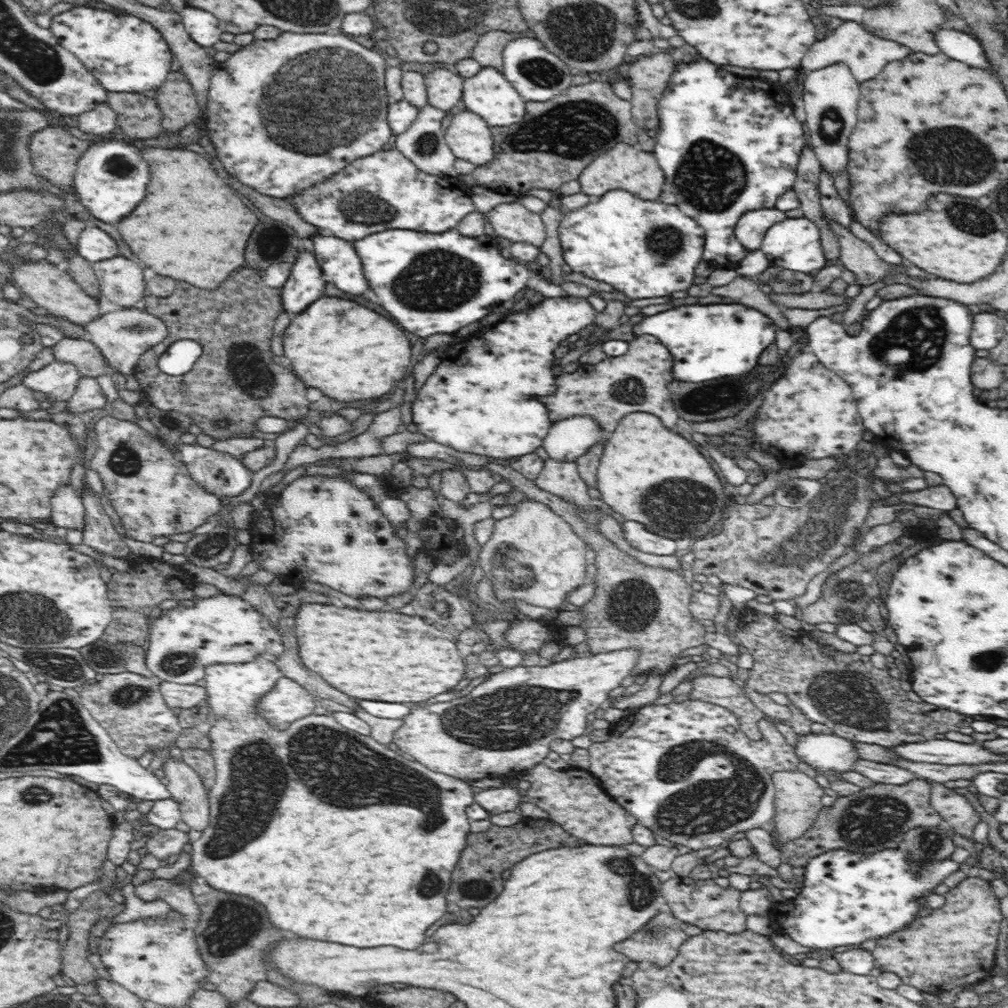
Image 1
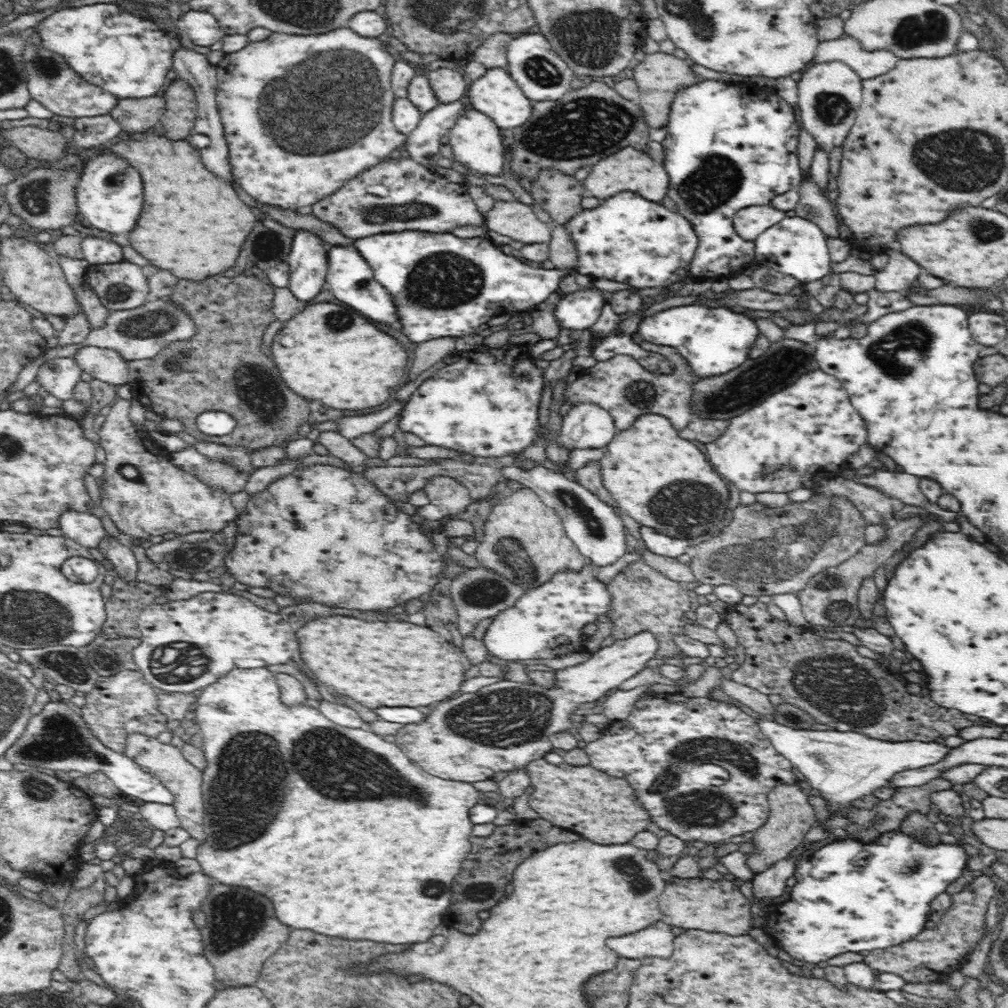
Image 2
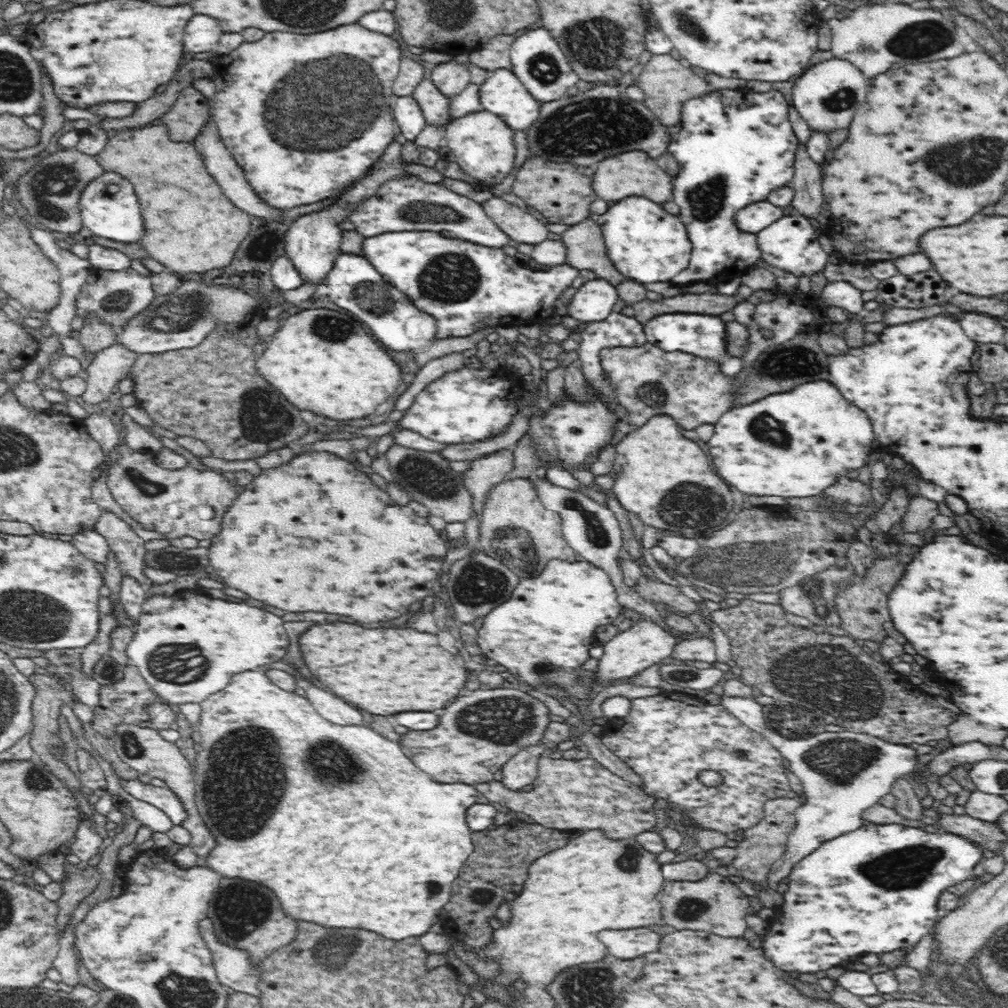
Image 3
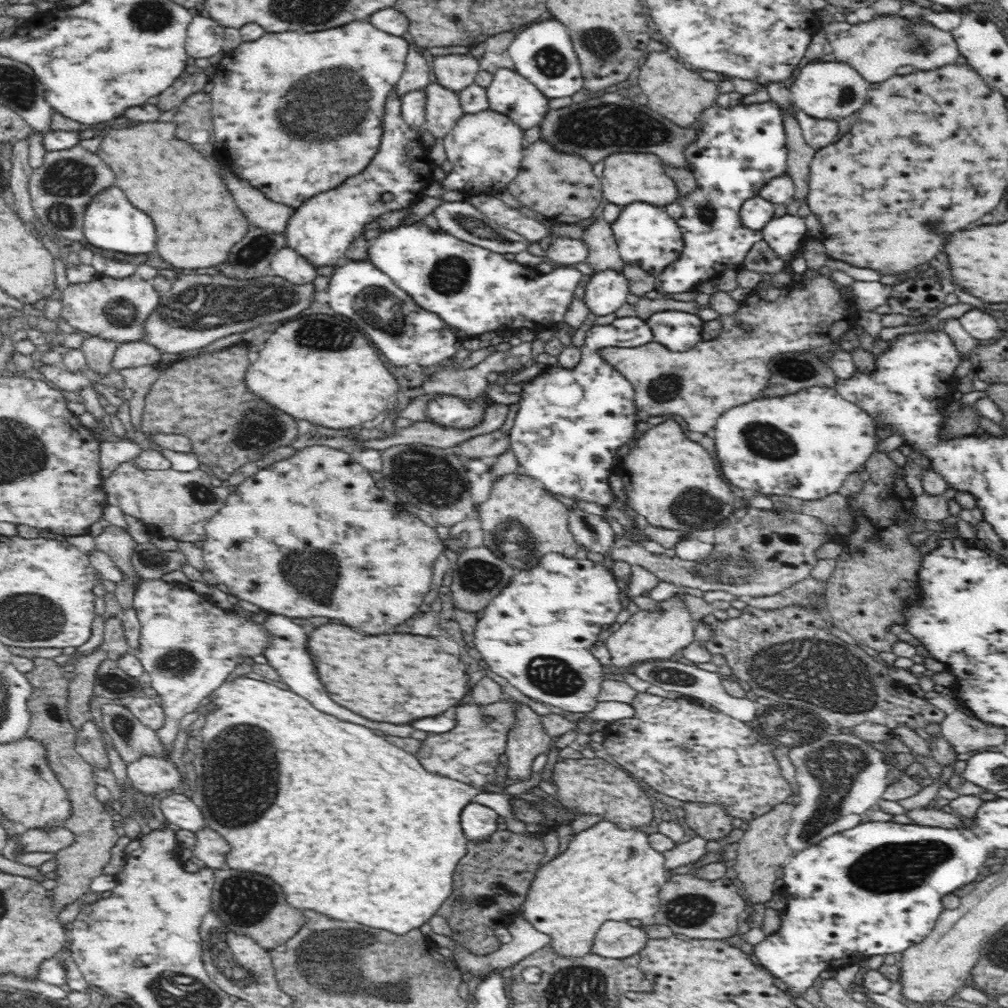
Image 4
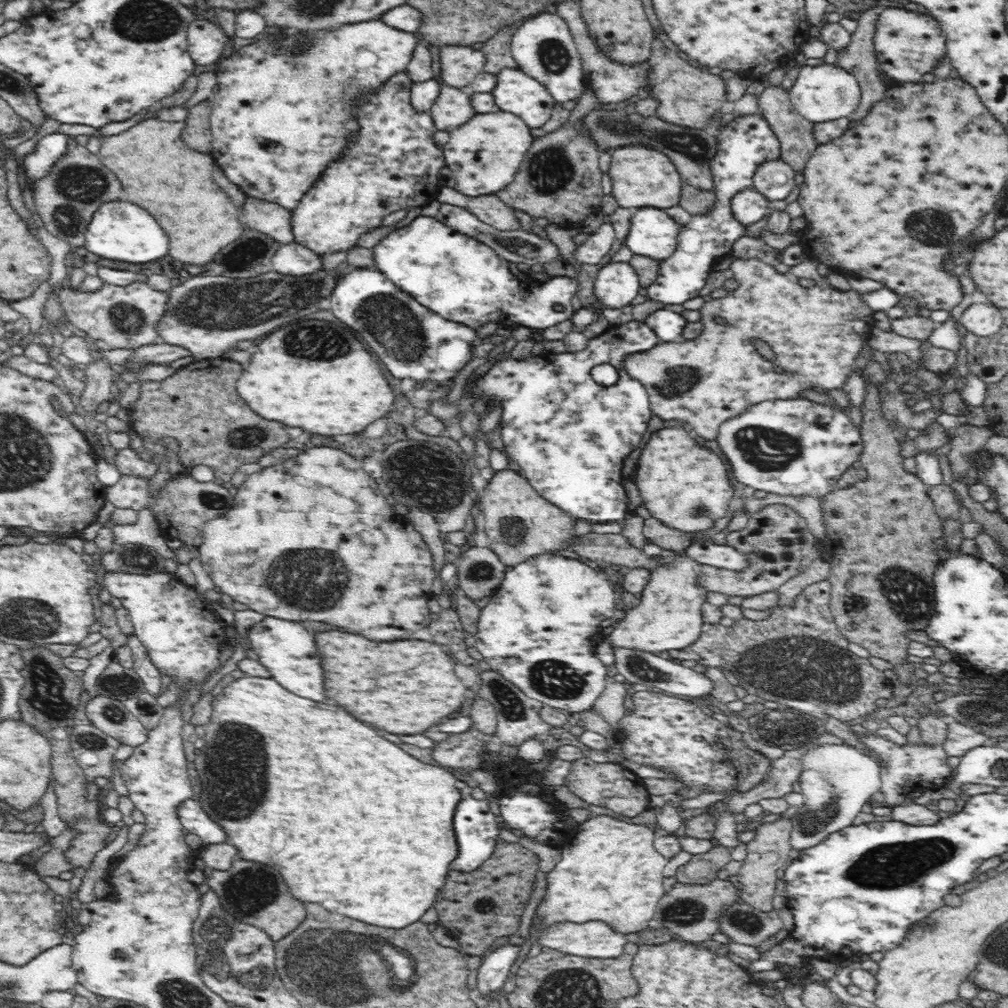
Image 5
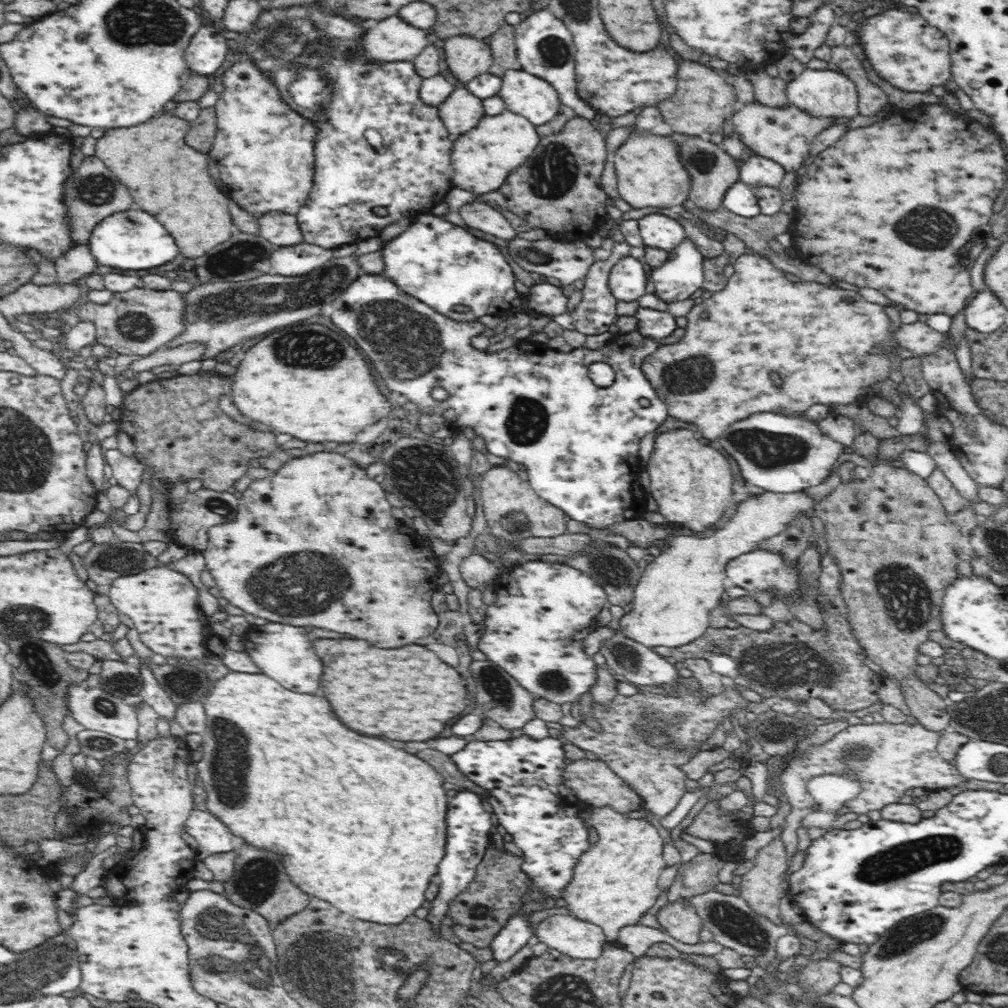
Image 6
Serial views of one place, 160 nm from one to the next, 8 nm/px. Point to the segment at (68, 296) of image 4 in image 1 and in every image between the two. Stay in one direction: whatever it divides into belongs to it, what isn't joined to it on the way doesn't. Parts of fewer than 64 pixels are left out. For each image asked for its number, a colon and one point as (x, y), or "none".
1: (121, 281)
2: (123, 285)
3: (113, 297)

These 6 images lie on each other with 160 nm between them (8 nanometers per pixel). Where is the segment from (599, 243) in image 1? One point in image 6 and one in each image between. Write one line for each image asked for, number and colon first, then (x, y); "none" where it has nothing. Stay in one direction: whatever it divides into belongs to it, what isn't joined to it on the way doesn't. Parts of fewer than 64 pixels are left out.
2: (626, 238)
3: (645, 243)
4: (646, 235)
5: (653, 233)
6: (657, 230)

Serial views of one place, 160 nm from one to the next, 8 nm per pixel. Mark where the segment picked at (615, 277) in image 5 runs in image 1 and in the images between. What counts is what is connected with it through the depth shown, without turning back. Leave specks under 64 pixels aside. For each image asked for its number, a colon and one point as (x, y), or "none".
1: (484, 398)
2: (580, 310)
3: (593, 302)
4: (606, 291)

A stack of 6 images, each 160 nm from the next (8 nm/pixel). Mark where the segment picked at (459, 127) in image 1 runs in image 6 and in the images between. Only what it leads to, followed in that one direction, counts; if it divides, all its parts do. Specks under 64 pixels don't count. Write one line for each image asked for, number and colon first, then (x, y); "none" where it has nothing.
2: (475, 140)
3: (482, 143)
4: (486, 149)
5: (484, 154)
6: (482, 161)

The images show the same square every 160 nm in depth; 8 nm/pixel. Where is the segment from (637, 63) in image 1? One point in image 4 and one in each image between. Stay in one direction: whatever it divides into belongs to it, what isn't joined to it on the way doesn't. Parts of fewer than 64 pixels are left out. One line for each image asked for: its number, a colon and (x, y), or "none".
2: (659, 76)
3: (668, 83)
4: (678, 93)

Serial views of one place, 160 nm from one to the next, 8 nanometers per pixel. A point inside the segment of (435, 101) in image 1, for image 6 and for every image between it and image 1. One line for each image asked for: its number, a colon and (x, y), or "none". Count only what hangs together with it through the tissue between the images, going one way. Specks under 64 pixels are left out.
2: (448, 85)
3: (451, 78)
4: (454, 72)
5: (459, 65)
6: (466, 56)

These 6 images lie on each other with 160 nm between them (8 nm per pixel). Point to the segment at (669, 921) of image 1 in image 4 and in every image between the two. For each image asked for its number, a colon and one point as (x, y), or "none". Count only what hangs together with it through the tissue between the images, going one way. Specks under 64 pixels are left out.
2: (656, 940)
3: (624, 944)
4: (615, 940)

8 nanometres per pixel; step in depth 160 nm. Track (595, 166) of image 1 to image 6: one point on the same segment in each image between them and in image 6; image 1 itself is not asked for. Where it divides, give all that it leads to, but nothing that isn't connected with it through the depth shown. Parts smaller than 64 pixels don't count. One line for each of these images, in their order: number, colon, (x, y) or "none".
2: (629, 170)
3: (631, 174)
4: (627, 178)
5: (641, 177)
6: (655, 176)

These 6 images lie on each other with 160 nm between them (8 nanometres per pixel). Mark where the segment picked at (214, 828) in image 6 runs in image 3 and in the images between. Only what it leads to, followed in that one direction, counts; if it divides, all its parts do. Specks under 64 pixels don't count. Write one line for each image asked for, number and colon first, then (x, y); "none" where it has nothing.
3: (163, 798)
4: (179, 810)
5: (194, 820)

